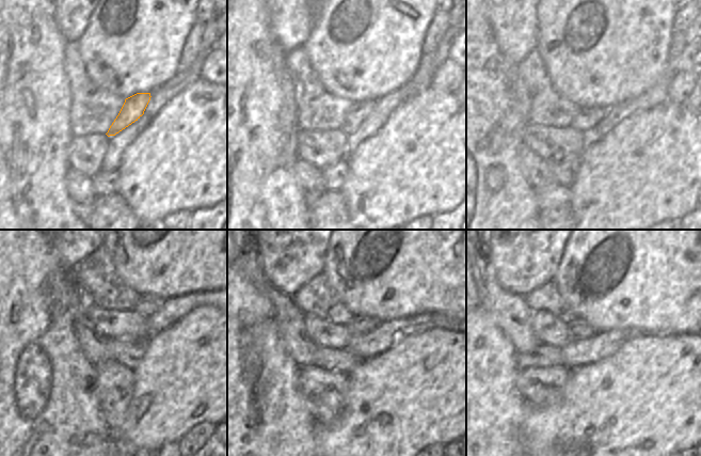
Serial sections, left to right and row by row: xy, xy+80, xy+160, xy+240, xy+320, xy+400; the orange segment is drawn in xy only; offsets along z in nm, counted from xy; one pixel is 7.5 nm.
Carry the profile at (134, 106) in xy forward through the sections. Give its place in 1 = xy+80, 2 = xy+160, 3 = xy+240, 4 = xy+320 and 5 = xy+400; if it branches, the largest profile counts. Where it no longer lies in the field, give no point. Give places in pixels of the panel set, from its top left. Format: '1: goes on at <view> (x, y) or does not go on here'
1: goes on at xy+80 (357, 112)
2: goes on at xy+160 (588, 118)
3: goes on at xy+240 (93, 345)
4: goes on at xy+320 (290, 325)
5: goes on at xy+400 (511, 313)

